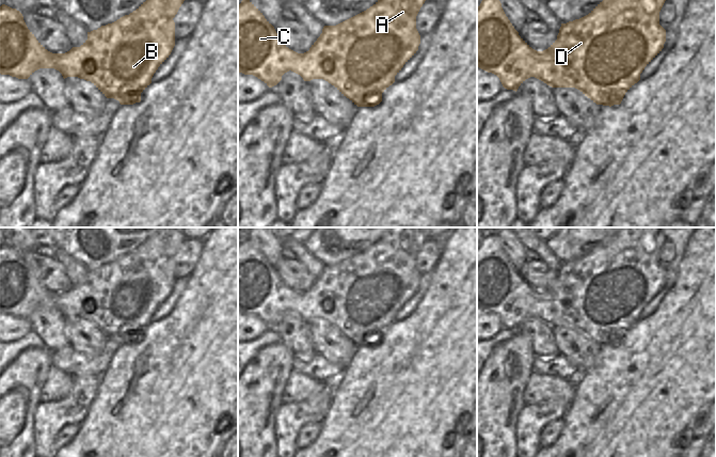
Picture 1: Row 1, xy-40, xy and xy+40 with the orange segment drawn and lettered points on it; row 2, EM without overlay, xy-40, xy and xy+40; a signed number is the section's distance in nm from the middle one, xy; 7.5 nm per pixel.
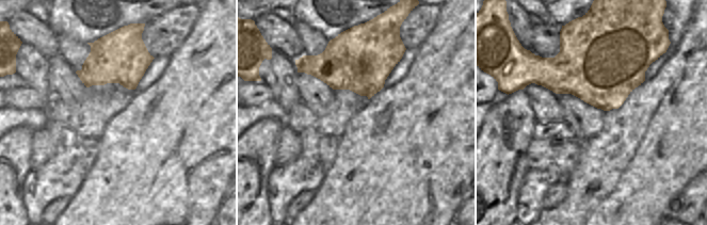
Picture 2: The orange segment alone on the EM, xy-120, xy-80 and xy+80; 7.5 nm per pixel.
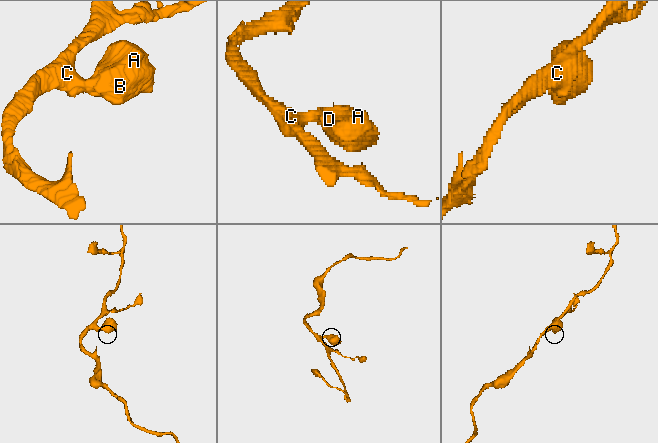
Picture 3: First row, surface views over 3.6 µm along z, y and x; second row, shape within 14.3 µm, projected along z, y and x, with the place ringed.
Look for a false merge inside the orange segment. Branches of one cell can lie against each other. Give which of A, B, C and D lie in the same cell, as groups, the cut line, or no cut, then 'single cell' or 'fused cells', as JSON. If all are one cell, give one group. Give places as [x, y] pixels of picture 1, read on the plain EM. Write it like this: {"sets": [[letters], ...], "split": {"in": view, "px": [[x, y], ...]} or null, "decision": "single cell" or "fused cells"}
{"sets": [["A", "B", "C", "D"]], "split": null, "decision": "single cell"}

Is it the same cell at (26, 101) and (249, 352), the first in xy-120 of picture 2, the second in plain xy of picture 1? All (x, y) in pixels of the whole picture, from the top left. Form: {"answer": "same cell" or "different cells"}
{"answer": "different cells"}

